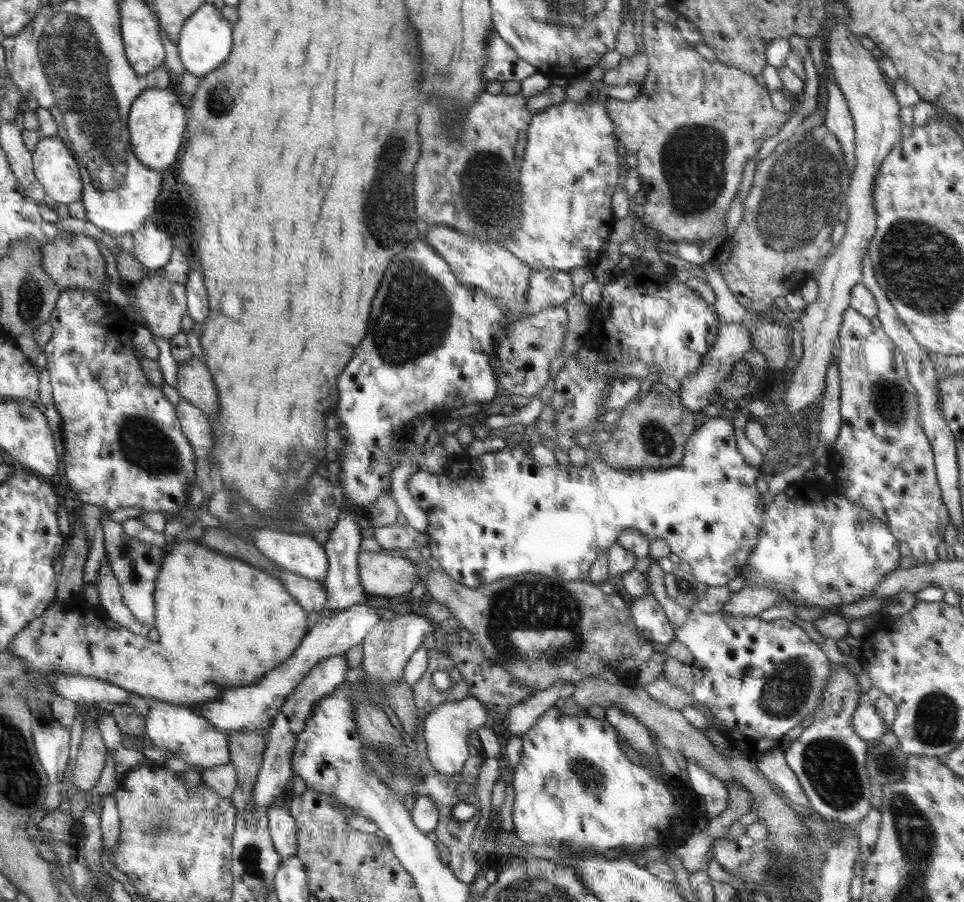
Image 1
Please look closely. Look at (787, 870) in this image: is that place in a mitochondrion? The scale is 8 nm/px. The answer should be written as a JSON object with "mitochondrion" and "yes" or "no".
{"mitochondrion":"yes"}

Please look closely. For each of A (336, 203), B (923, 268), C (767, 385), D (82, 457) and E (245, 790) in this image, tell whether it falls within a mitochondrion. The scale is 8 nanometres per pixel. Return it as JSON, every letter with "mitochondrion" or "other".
{"A":"other","B":"mitochondrion","C":"other","D":"other","E":"other"}

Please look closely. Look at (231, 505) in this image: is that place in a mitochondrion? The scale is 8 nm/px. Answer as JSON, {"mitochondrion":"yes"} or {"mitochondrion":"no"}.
{"mitochondrion":"yes"}

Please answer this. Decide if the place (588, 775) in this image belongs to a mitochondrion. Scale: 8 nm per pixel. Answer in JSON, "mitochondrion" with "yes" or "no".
{"mitochondrion":"yes"}

